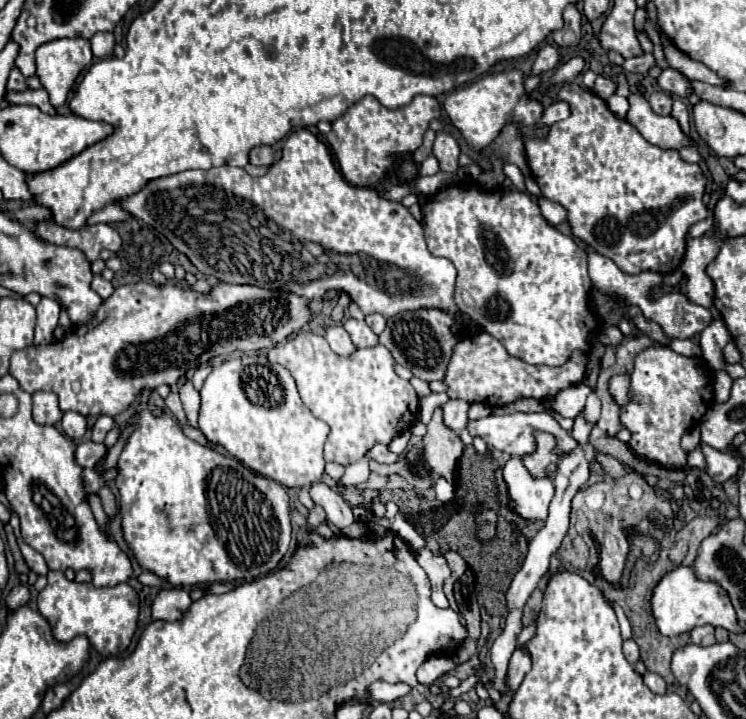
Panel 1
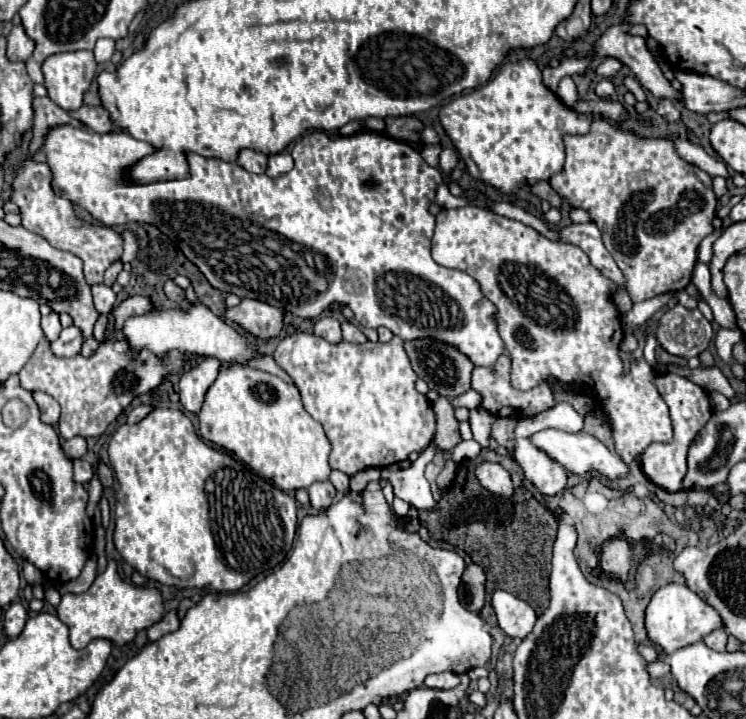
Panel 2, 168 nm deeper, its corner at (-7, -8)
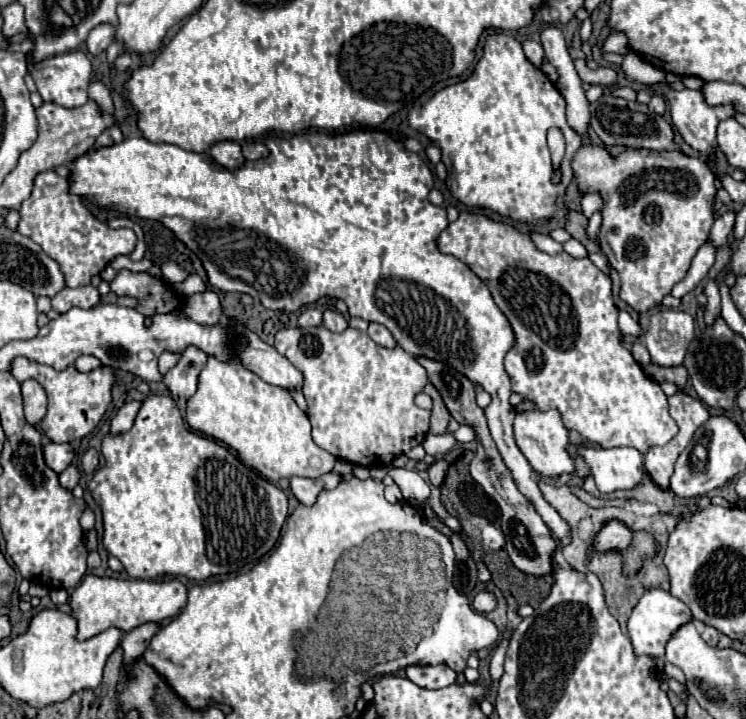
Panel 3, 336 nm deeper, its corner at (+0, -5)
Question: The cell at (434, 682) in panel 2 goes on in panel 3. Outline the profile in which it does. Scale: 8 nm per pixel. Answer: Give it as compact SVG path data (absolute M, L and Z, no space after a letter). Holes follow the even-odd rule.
M411 665L405 669L407 679L425 689L443 689L455 683L457 673L447 665Z

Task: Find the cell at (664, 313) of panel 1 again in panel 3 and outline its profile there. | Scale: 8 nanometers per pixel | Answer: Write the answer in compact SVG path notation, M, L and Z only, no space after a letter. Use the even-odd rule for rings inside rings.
M657 309L651 315L649 329L643 339L651 353L651 361L663 367L681 365L687 347L693 341L695 323L693 317L677 309Z

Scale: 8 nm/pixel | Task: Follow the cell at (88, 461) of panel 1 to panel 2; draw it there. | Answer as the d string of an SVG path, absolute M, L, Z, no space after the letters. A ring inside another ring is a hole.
M80 458L80 460L74 460L74 480L76 480L78 484L90 482L92 476L94 476L92 466L90 466L86 460L82 460L82 458Z

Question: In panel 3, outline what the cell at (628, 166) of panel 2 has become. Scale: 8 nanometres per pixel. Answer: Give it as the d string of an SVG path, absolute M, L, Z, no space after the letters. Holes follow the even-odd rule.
M593 143L579 147L571 161L571 169L581 195L599 193L603 199L601 237L605 237L609 245L607 259L621 277L619 297L639 313L659 307L661 299L671 291L671 287L687 275L693 255L709 237L709 229L713 225L715 173L701 159L679 151L627 149L613 157L607 147Z

